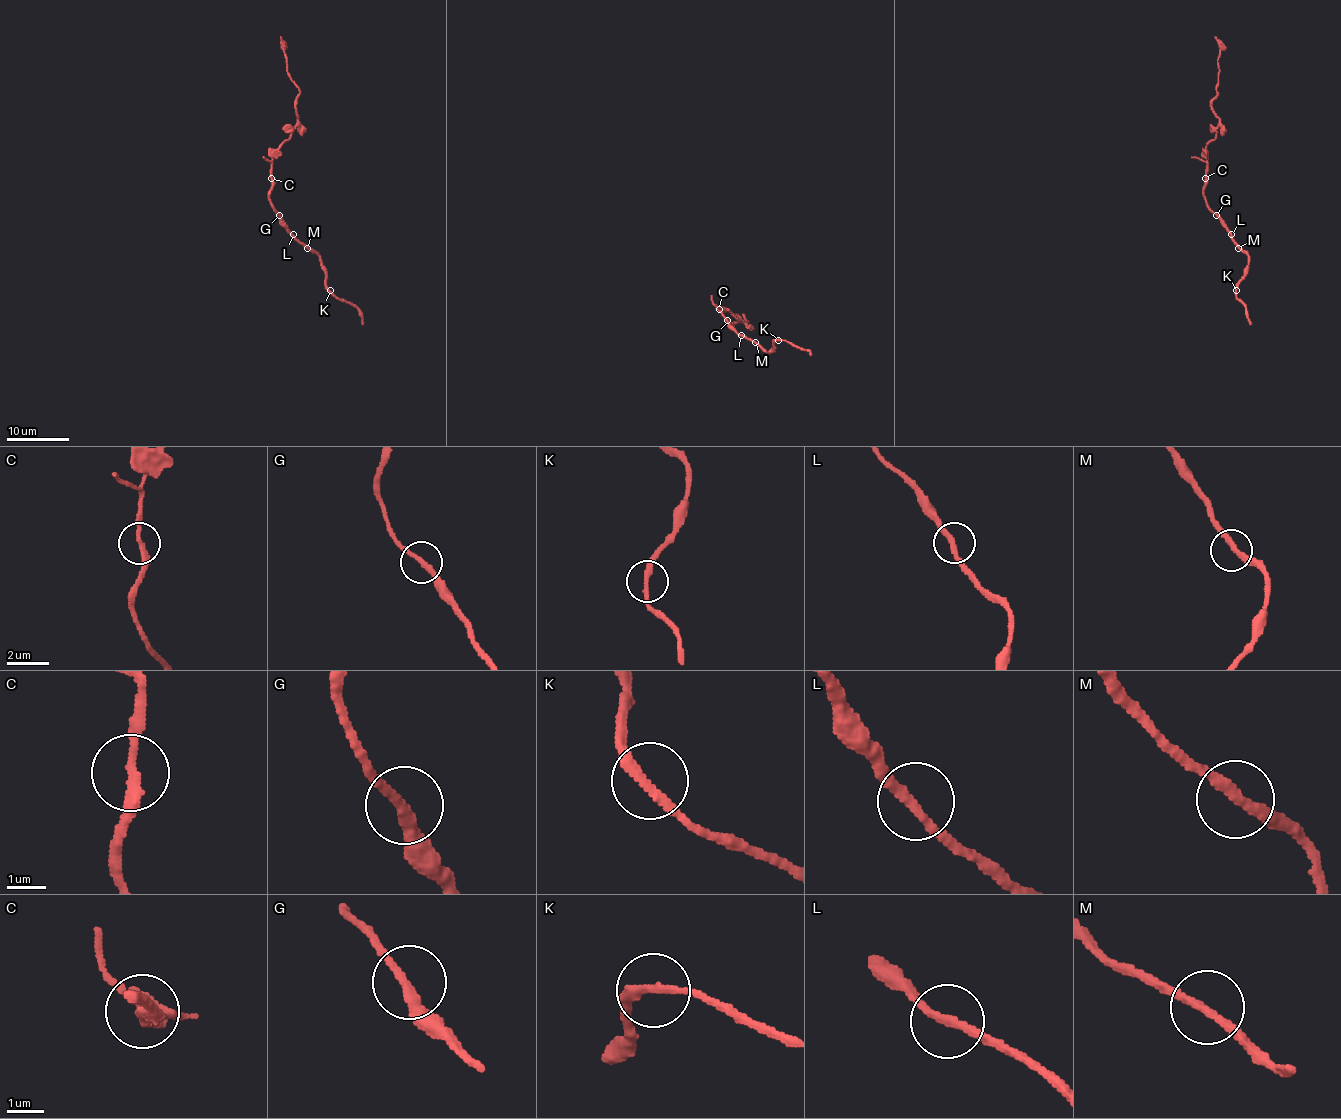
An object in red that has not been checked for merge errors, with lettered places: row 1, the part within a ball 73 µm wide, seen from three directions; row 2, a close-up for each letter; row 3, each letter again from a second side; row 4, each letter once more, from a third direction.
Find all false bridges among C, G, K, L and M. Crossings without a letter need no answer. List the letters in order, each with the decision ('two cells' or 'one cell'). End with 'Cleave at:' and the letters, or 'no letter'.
C: two cells
G: one cell
K: one cell
L: one cell
M: one cell
Cleave at: C

